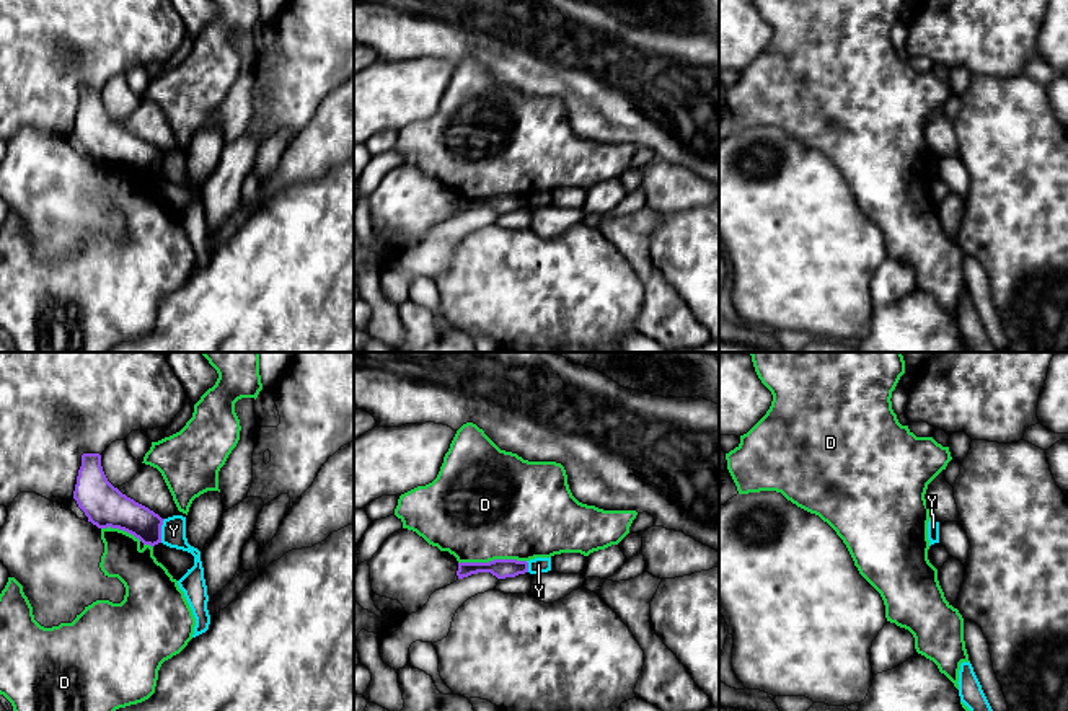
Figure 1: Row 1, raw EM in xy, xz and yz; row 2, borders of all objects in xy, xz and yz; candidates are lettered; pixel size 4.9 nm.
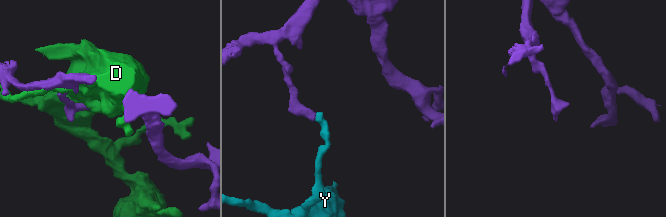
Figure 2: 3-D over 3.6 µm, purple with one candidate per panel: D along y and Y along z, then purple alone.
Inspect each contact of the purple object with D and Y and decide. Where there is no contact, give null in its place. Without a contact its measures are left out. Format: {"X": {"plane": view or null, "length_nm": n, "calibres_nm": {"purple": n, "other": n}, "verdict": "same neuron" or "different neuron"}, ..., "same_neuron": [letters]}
{"D": {"plane": "xz", "length_nm": 340, "calibres_nm": {"purple": 100, "other": 480}, "verdict": "different neuron"}, "Y": {"plane": "xy", "length_nm": 120, "calibres_nm": {"purple": 180, "other": 130}, "verdict": "different neuron"}, "same_neuron": []}

